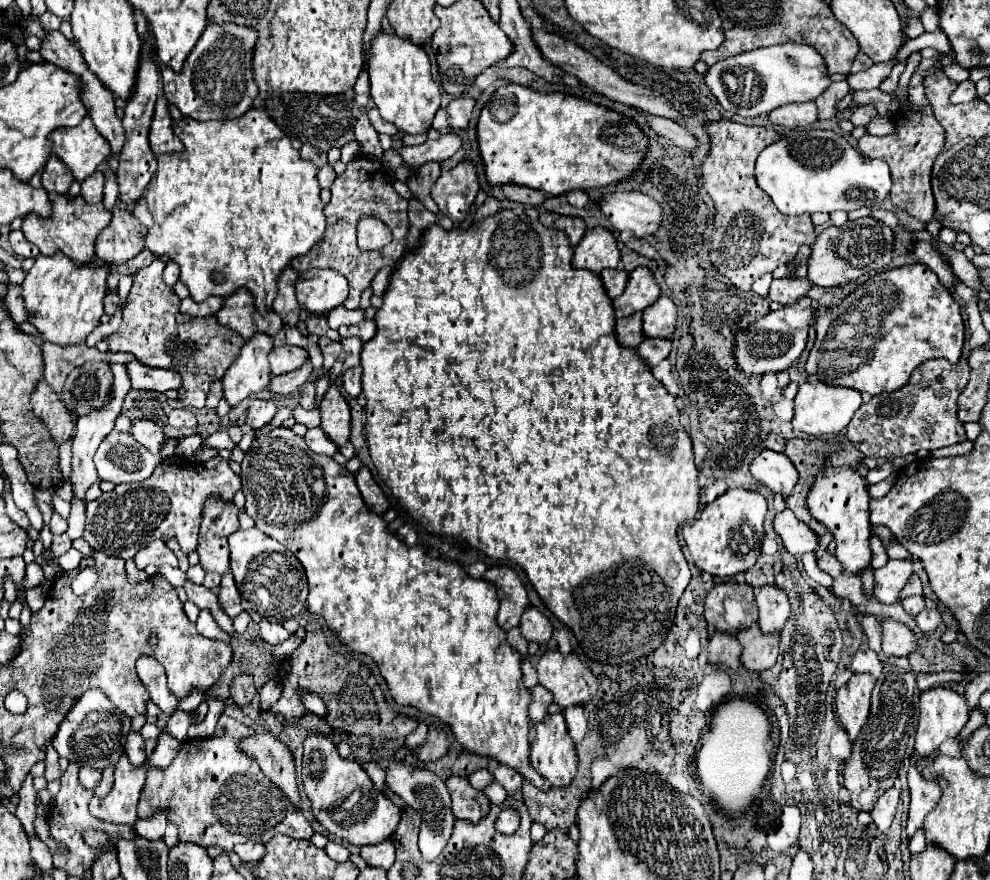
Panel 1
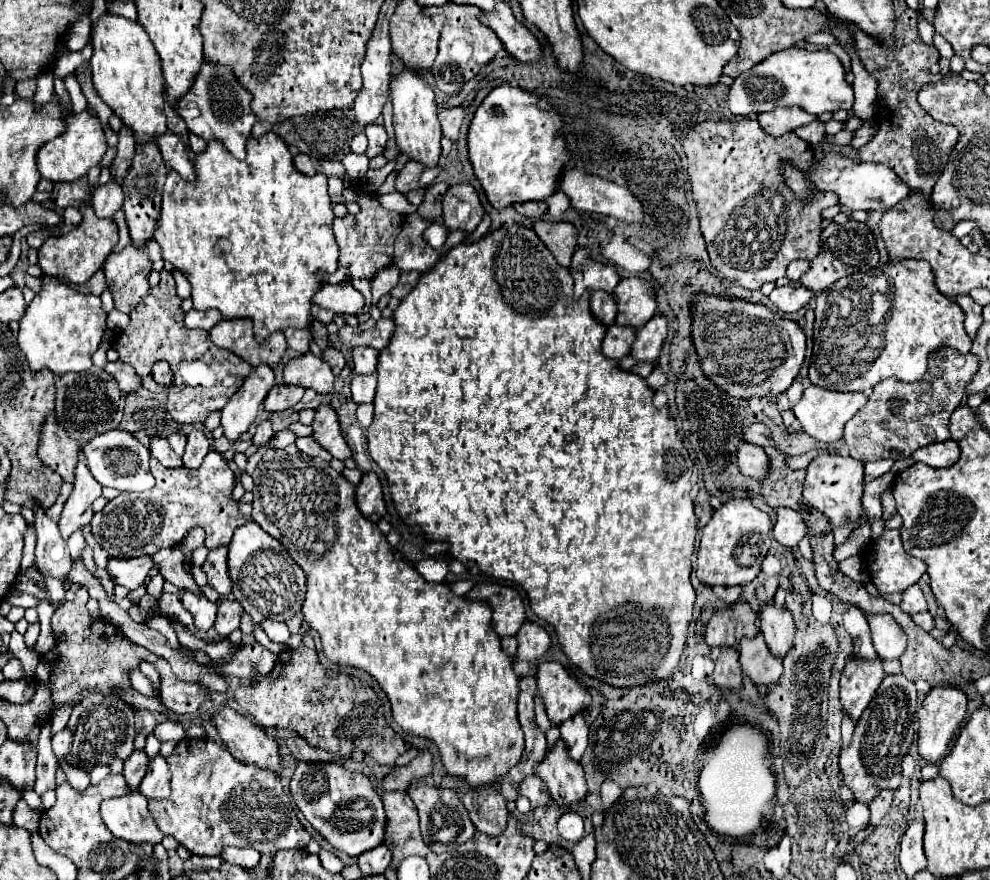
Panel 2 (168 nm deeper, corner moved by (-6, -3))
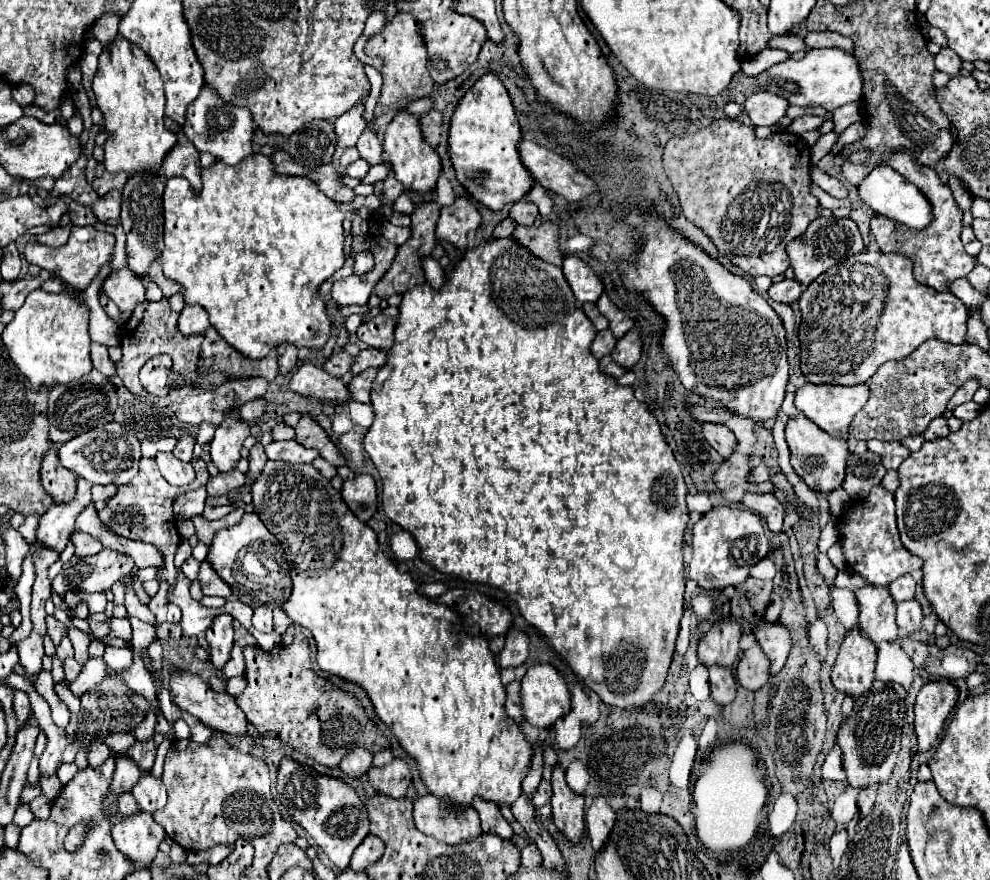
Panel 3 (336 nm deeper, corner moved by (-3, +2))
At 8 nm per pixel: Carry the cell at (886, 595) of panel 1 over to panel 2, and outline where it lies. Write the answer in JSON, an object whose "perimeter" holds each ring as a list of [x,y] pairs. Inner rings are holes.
{"perimeter":[[[884,529],[880,537],[870,543],[866,567],[872,583],[882,595],[904,591],[918,583],[926,571],[926,563],[908,555],[900,541],[898,529]]]}

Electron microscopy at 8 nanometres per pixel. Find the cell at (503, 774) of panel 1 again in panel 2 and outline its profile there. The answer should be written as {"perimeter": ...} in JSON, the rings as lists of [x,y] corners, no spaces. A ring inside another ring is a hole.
{"perimeter":[[[536,775],[528,777],[520,785],[520,791],[518,793],[522,797],[528,797],[530,803],[532,803],[532,807],[542,807],[542,805],[548,805],[548,801],[550,801],[550,793],[548,793],[546,783],[540,777],[536,777]]]}

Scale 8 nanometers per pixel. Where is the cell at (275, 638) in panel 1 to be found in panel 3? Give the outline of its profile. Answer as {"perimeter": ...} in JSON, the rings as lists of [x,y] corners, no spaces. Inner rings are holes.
{"perimeter":[[[257,608],[253,614],[253,626],[261,632],[273,632],[273,614],[271,608]]]}

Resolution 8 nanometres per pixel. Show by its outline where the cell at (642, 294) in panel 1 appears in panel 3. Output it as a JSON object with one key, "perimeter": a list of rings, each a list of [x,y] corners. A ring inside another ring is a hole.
{"perimeter":[[[603,294],[603,296],[597,300],[597,306],[599,306],[601,314],[609,320],[609,328],[611,328],[611,332],[613,332],[617,338],[621,338],[627,330],[631,330],[631,328],[635,326],[635,322],[633,322],[621,308],[617,308],[617,306],[609,300],[607,294]]]}

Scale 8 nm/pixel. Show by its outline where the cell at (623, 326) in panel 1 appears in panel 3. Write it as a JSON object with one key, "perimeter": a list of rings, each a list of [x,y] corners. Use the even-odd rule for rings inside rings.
{"perimeter":[[[605,328],[605,330],[597,332],[597,336],[595,336],[593,344],[591,344],[591,352],[593,352],[595,358],[603,358],[603,356],[613,352],[615,344],[617,344],[617,338],[613,336],[613,332],[609,328]]]}

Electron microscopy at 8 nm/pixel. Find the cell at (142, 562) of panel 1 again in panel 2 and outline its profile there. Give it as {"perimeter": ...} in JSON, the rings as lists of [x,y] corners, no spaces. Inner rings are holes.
{"perimeter":[[[148,555],[134,559],[108,557],[108,573],[112,575],[114,585],[124,585],[126,589],[138,589],[148,577],[150,569],[152,569],[152,561]]]}

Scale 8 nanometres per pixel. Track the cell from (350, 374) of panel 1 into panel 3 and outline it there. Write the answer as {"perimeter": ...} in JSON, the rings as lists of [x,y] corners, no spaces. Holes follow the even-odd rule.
{"perimeter":[[[367,368],[361,374],[355,374],[353,380],[349,382],[349,392],[351,398],[357,402],[369,402],[369,392],[371,392],[371,382],[377,374],[377,368]]]}

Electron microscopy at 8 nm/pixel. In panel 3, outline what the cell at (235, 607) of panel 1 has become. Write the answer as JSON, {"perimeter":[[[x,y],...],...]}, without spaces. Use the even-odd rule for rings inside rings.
{"perimeter":[[[219,614],[213,618],[211,626],[207,628],[207,642],[211,650],[211,662],[217,668],[223,668],[229,660],[231,646],[233,646],[233,616]]]}

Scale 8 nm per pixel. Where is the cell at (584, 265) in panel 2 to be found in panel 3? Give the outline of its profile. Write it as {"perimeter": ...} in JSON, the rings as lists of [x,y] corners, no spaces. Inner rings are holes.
{"perimeter":[[[565,256],[563,272],[577,298],[579,308],[583,302],[597,302],[599,296],[603,294],[603,282],[599,274],[589,264],[585,264],[579,256]]]}

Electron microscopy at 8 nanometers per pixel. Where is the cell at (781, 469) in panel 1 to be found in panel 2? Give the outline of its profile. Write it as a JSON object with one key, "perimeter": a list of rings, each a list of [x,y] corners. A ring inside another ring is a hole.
{"perimeter":[[[738,443],[736,461],[738,461],[738,469],[744,475],[758,479],[758,481],[766,475],[766,469],[770,465],[764,449],[758,447],[758,445],[752,445],[752,443]]]}

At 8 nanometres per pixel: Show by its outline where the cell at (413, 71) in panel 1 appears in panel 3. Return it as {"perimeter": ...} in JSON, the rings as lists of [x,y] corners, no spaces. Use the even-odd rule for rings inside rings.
{"perimeter":[[[399,110],[395,114],[395,118],[385,128],[383,150],[385,150],[387,160],[389,160],[391,168],[395,170],[395,176],[399,182],[403,182],[407,188],[411,188],[419,194],[427,194],[429,190],[433,190],[439,170],[441,170],[441,162],[437,158],[435,148],[425,142],[423,132],[421,132],[421,122],[415,114],[407,112],[407,110]]]}

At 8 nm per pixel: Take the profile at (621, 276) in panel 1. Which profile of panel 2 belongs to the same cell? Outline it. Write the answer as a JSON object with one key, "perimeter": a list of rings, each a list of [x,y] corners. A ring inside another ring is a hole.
{"perimeter":[[[596,291],[590,297],[590,309],[594,319],[598,319],[600,323],[604,323],[606,327],[614,325],[614,317],[616,317],[616,303],[612,293],[606,291]]]}

